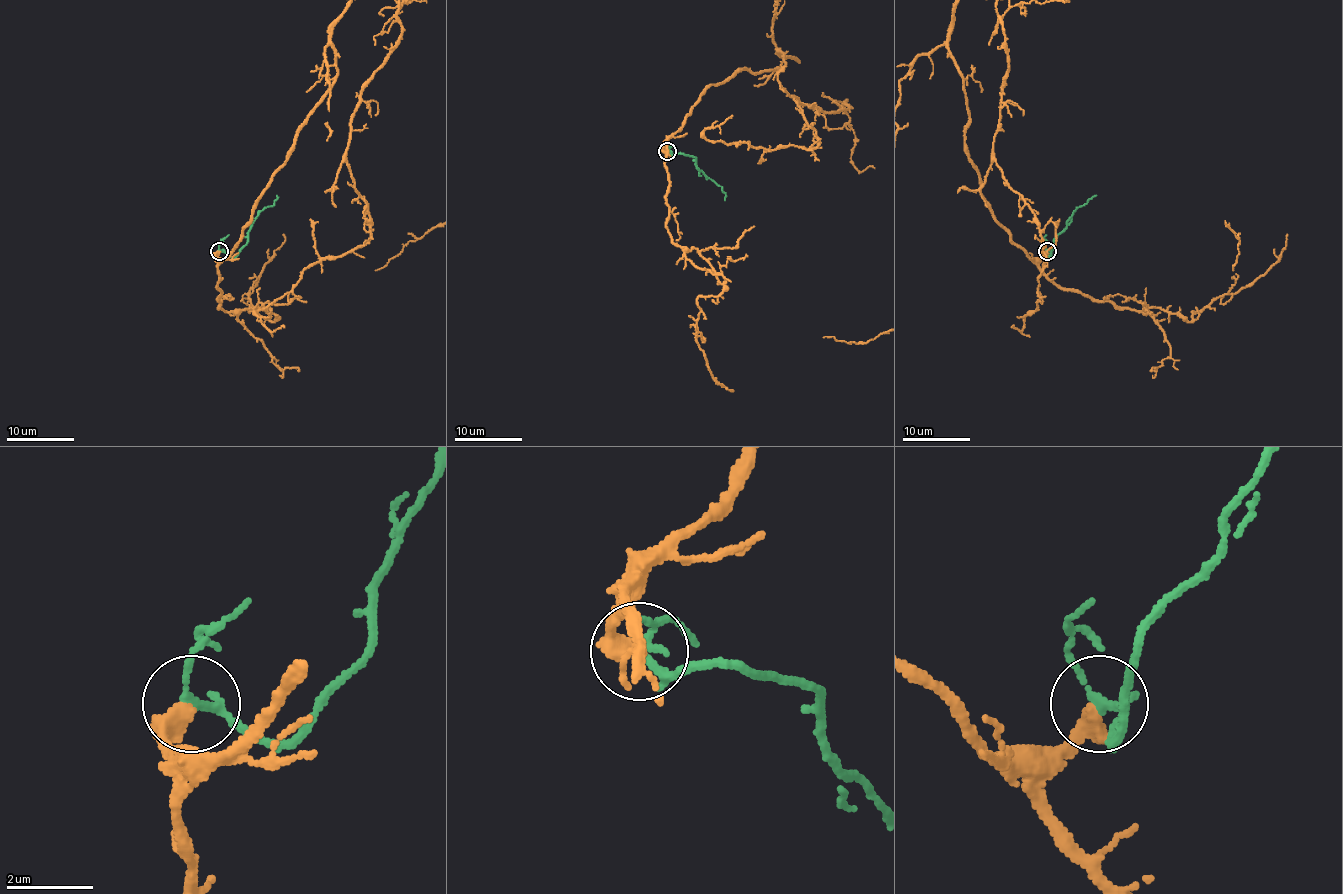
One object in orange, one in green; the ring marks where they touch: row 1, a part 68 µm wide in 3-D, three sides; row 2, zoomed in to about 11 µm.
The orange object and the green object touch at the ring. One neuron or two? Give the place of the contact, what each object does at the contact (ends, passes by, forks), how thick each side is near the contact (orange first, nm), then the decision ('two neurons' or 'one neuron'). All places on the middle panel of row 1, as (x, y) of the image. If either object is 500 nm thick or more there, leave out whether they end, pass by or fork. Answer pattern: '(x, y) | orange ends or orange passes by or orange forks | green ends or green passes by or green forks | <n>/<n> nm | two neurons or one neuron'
(667, 151) | orange ends | green passes by | 440/200 nm | one neuron

